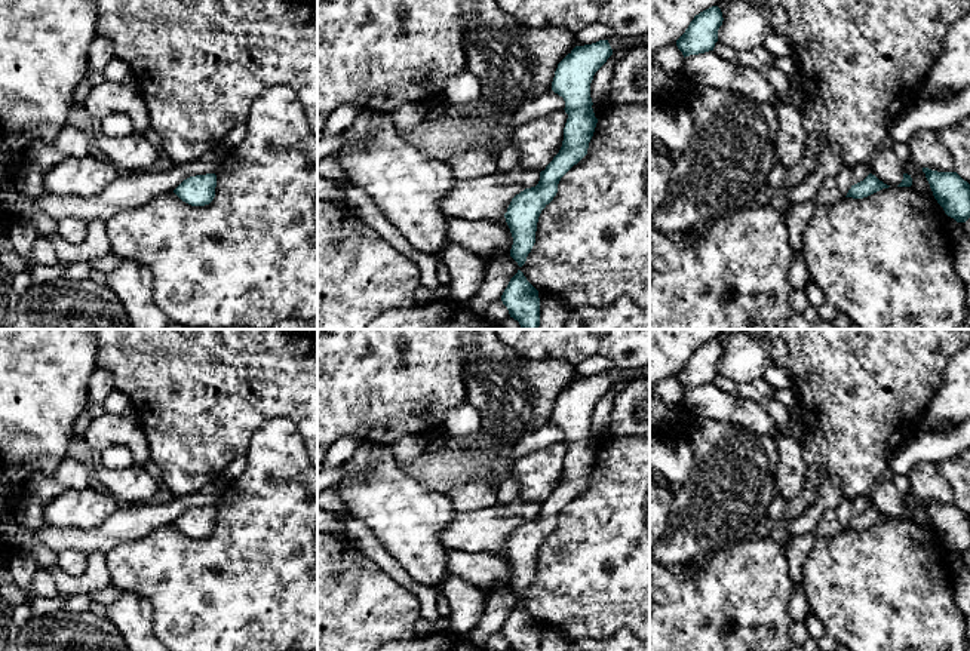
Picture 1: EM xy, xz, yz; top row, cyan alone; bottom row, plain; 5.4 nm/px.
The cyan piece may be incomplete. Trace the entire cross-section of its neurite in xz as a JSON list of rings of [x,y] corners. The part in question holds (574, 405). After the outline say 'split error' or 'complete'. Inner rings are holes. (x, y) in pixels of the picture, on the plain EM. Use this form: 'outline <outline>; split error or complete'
outline [[[599,372],[575,378],[558,396],[552,423],[564,430],[564,442],[568,446],[562,479],[540,504],[538,516],[516,526],[504,546],[513,569],[510,589],[519,599],[525,596],[535,575],[538,549],[556,528],[561,510],[587,486],[598,455],[592,440],[590,415],[611,387],[608,372]]]; complete

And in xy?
outline [[[196,507],[184,512],[174,525],[191,538],[209,537],[215,529],[217,507]]]; complete

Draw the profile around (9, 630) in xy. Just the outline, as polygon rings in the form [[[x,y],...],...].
[[[0,596],[0,651],[16,651],[18,648],[19,627],[13,621],[13,609],[15,607]]]

